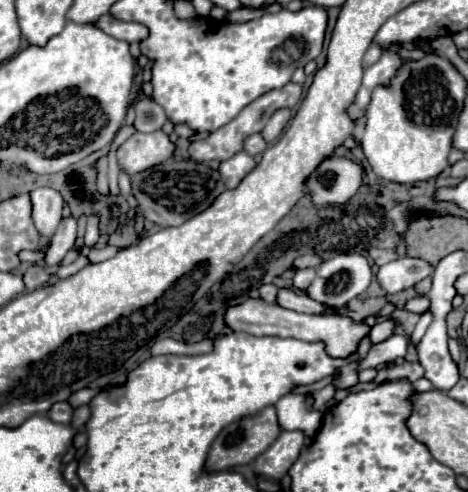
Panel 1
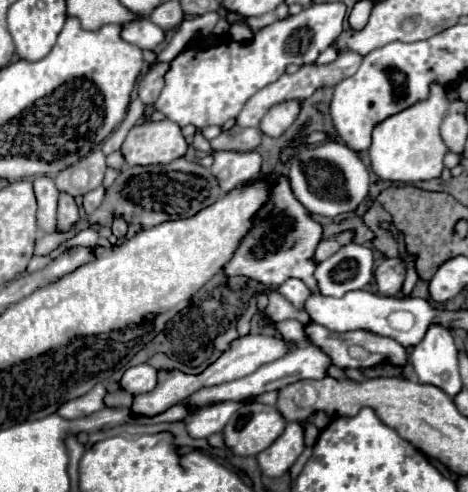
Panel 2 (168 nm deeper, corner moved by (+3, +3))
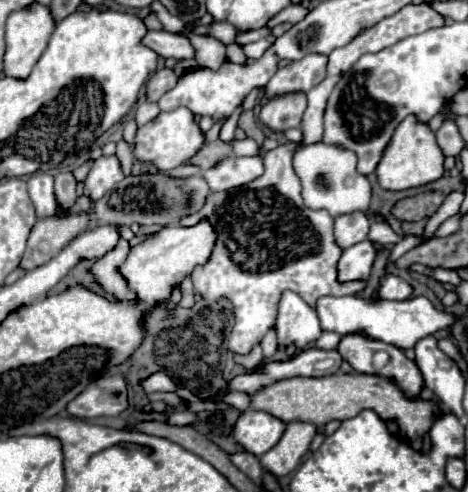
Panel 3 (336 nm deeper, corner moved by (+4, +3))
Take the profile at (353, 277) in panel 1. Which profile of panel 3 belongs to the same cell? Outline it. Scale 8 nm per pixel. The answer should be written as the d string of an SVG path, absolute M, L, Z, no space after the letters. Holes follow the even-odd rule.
M360 241L348 249L342 251L338 259L338 281L348 283L348 281L366 281L370 277L370 269L374 263L376 251L372 241Z

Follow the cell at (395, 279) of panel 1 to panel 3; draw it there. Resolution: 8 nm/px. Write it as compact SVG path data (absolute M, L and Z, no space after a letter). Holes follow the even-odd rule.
M392 273L382 275L380 285L378 285L378 297L380 299L400 301L400 299L408 299L410 293L412 293L412 287L404 279L400 279L398 275L392 275Z

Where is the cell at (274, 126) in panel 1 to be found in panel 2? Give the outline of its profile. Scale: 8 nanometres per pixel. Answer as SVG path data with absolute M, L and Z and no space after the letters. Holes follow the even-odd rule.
M301 101L277 103L265 113L265 117L259 123L259 129L269 137L279 137L293 125L299 111L301 111Z

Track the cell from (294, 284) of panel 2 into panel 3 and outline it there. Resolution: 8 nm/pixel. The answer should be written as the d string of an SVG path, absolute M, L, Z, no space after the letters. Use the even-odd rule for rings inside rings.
M294 291L282 293L276 317L276 331L280 347L288 347L290 343L294 343L300 349L312 345L322 333L316 311Z

